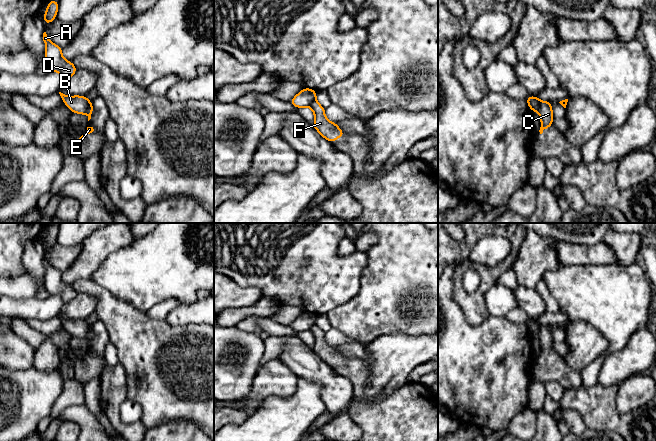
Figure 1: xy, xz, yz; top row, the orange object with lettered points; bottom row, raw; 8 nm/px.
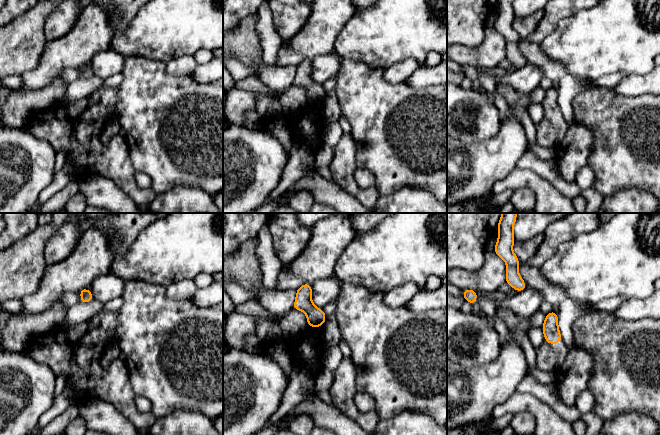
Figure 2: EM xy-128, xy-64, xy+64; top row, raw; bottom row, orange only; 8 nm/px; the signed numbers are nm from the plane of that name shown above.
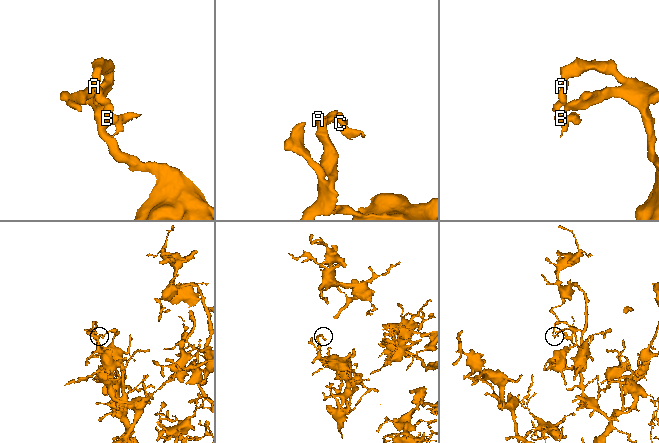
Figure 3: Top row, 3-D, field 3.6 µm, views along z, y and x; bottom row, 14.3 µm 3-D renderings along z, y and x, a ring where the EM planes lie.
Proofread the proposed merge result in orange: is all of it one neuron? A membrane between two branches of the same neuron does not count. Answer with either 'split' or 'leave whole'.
split

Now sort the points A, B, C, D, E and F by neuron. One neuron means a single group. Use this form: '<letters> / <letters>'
A B D / C E F

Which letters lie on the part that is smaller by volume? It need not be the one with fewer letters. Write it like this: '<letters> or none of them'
C, E, F

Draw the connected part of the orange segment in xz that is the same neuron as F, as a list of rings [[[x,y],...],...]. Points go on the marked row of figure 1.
[[[316,100],[312,102],[310,107],[313,110],[315,116],[312,126],[327,141],[333,143],[335,139],[345,136],[345,133],[337,126],[335,122],[331,122],[326,119],[325,108],[322,107]]]

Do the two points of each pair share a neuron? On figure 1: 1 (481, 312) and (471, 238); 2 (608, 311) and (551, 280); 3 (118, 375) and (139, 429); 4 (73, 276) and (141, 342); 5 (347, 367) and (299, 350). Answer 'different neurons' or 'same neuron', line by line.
1: same neuron
2: same neuron
3: same neuron
4: different neurons
5: different neurons

